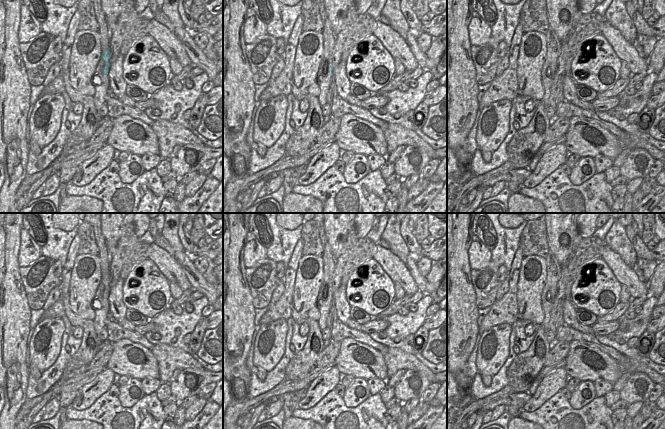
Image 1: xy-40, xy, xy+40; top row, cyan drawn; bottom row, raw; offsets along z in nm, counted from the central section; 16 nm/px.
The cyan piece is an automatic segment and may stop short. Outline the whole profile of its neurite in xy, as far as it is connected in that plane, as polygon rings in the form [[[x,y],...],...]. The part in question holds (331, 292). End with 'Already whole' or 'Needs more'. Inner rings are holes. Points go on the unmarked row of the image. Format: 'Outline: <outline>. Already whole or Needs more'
Outline: [[[332,287],[328,291],[328,296],[327,299],[324,300],[322,303],[317,303],[317,308],[319,309],[320,312],[320,318],[318,320],[318,325],[321,331],[323,331],[327,326],[326,326],[326,320],[329,314],[329,310],[331,307],[331,302],[333,298],[333,291]]]. Needs more.

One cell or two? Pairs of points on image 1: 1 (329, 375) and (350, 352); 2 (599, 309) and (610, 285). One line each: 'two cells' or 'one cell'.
1: two cells
2: one cell

